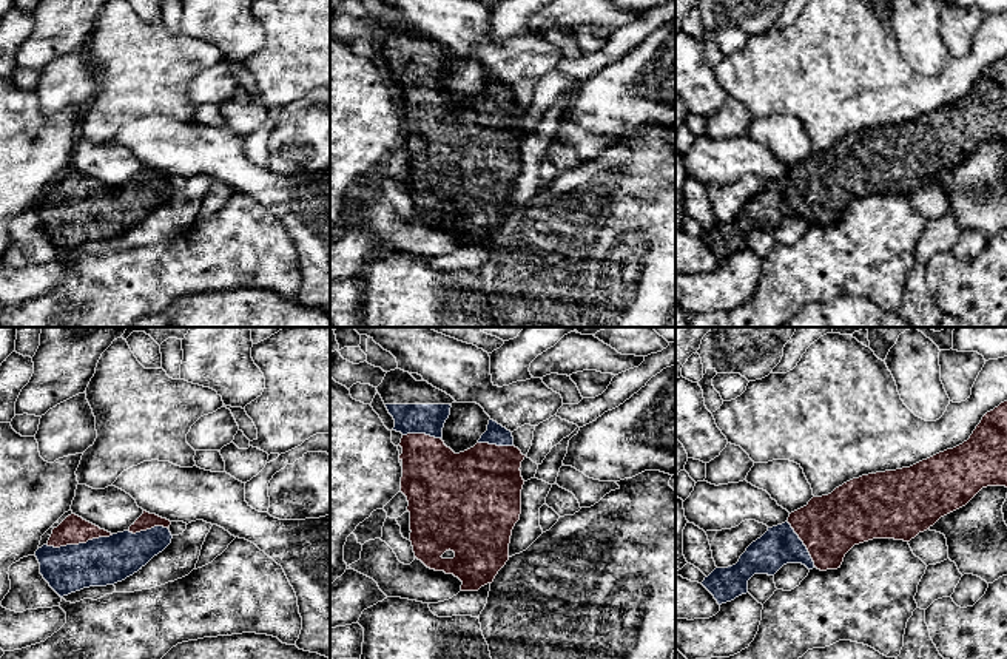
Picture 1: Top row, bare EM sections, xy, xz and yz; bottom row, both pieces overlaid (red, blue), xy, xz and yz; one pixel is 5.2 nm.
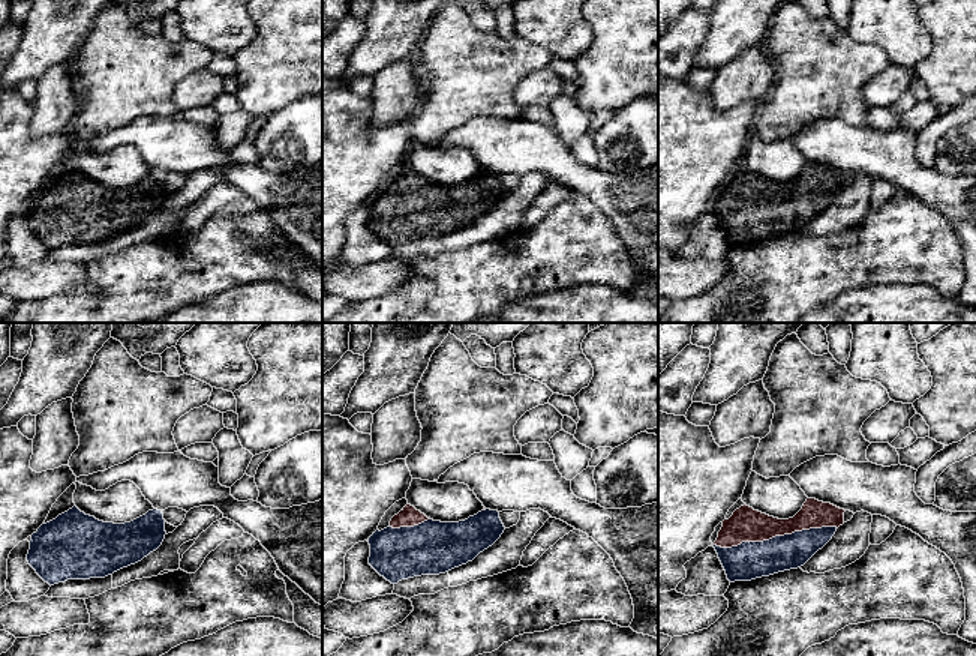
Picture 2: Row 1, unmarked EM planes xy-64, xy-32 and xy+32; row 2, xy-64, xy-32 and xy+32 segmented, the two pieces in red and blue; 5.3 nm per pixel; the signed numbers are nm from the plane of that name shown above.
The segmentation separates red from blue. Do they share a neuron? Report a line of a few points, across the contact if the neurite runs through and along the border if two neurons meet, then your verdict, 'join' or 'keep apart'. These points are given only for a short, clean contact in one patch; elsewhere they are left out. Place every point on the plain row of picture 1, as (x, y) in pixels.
join

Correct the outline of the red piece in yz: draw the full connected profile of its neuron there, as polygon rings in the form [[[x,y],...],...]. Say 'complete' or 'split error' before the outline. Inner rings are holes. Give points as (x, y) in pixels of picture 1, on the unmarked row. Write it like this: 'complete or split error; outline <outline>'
split error; outline [[[1007,56],[987,66],[970,93],[953,103],[910,122],[853,133],[828,150],[813,151],[807,161],[791,167],[785,177],[768,182],[736,219],[716,222],[702,239],[722,259],[746,248],[754,228],[774,230],[786,218],[820,225],[837,224],[854,199],[873,193],[910,196],[941,171],[965,161],[987,140],[1007,142]]]

